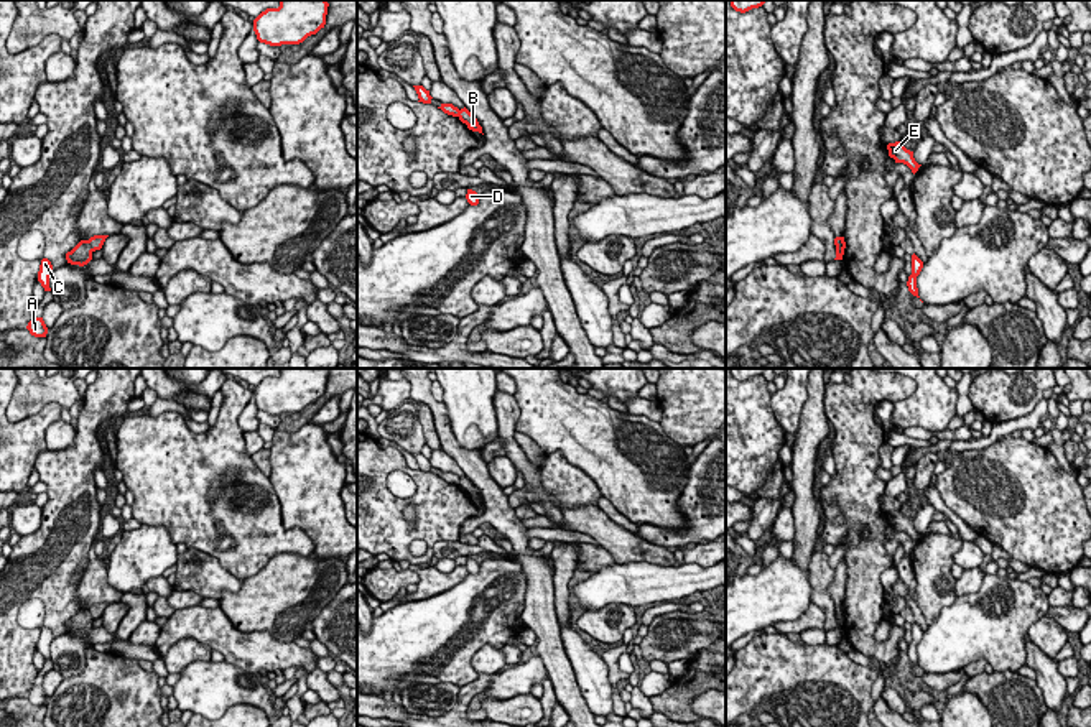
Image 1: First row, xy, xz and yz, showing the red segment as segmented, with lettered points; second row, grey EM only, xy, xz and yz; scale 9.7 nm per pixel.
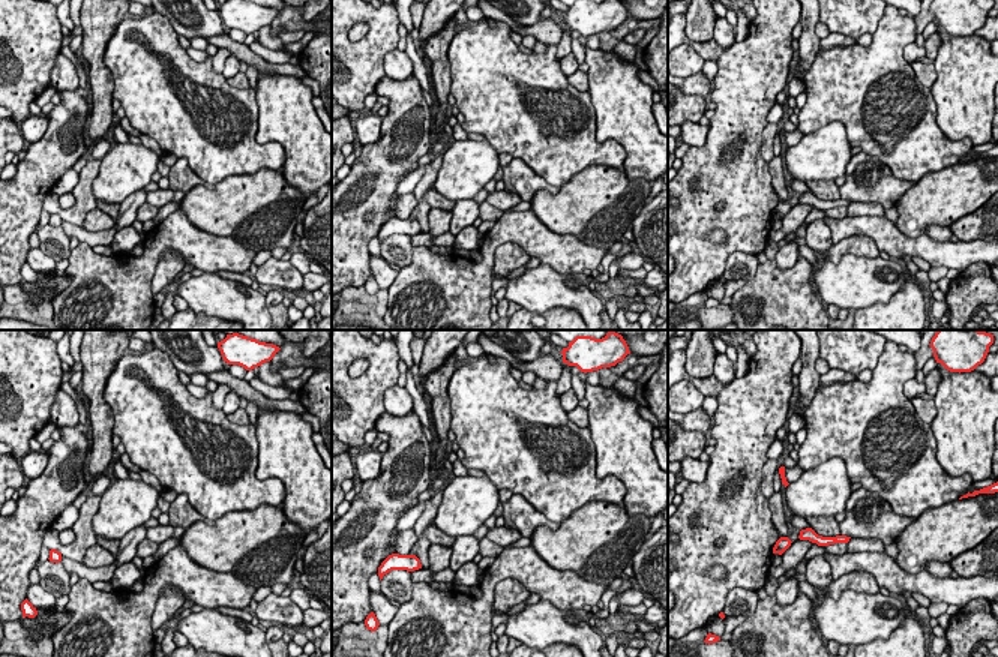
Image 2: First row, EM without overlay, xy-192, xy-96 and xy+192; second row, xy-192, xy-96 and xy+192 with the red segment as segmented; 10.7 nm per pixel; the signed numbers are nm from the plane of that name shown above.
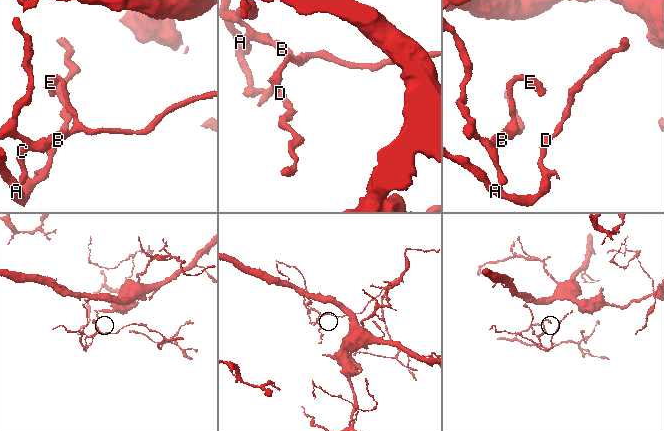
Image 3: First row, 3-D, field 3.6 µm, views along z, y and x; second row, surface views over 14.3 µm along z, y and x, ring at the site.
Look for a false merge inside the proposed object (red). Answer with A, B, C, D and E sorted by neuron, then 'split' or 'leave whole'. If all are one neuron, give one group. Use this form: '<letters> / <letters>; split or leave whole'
A C D / B E; split

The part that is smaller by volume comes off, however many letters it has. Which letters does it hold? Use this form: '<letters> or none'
B, E

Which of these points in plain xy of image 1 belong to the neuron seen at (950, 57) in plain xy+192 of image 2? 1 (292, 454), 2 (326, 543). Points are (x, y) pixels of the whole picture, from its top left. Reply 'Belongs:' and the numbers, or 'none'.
Belongs: 1, 2

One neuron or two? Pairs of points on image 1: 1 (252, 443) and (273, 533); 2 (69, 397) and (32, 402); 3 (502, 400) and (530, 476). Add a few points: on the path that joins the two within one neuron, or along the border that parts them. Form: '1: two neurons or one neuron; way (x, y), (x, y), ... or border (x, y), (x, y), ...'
1: two neurons; border (242, 433), (246, 451), (250, 456)
2: one neuron; way (60, 395), (41, 395)
3: one neuron; way (507, 418), (507, 438), (519, 458)

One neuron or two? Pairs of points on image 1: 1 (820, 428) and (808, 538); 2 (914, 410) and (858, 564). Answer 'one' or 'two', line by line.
1: one
2: two

